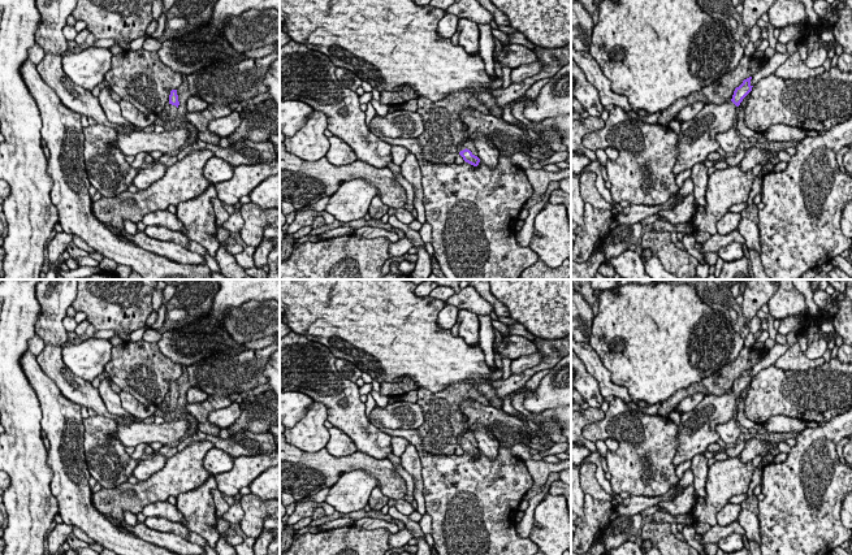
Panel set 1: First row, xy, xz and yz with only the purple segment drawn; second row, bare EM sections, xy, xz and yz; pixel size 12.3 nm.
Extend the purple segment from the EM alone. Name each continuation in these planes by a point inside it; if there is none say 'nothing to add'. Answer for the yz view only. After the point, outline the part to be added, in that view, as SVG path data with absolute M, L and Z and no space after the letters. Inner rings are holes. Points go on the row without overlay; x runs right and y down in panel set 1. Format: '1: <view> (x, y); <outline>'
1: yz (696, 430); M732 393L705 395L693 411L683 413L678 425L678 450L672 465L676 468L680 463L692 460L704 454L709 445L718 442L721 438L715 426L732 419L736 404L738 398Z

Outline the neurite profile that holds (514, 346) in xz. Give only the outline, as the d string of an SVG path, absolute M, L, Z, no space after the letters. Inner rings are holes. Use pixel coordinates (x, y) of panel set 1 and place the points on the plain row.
M510 334L507 338L502 338L502 342L497 350L503 357L507 357L510 360L539 352L537 347L529 339L522 335Z

